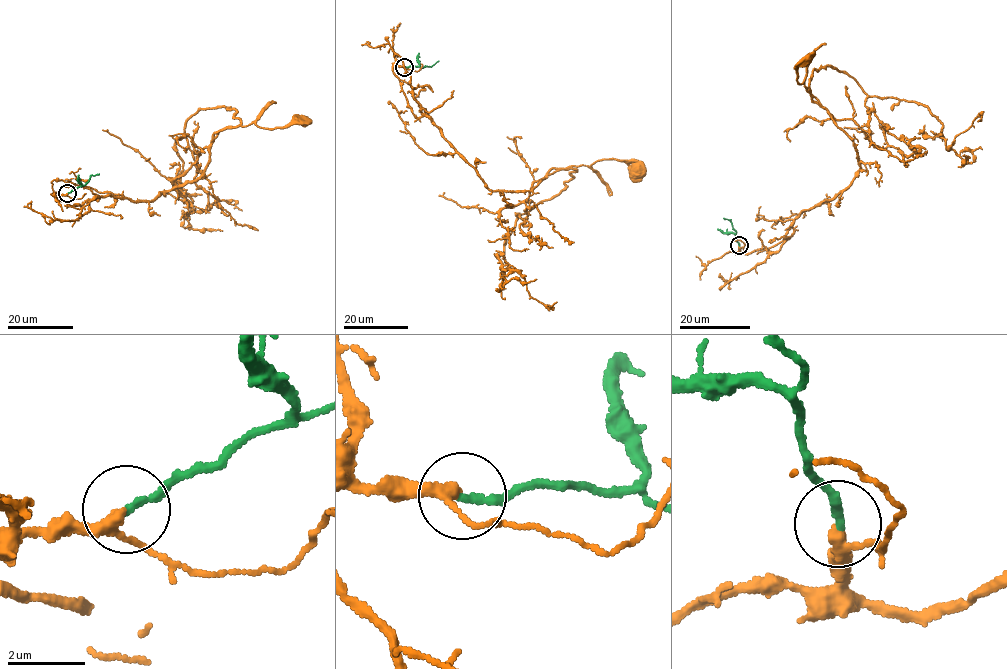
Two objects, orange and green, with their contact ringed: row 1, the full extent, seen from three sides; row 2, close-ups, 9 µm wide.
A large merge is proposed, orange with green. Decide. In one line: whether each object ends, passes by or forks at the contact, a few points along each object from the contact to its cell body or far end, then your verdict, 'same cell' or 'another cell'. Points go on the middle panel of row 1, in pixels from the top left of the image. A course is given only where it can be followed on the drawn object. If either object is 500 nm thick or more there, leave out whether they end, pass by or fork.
orange passes by | green ends | orange via (405, 66), (392, 70), (411, 112), (426, 115), (489, 189), (527, 191), (556, 171), (611, 159), (638, 170) | green via (405, 66), (423, 68), (438, 61) | same cell

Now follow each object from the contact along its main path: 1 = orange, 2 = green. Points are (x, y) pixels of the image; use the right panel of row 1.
1: (739, 246), (753, 252), (790, 237), (802, 211), (846, 189), (860, 170), (854, 144), (797, 81), (804, 61)
2: (739, 246), (731, 220), (723, 218)

